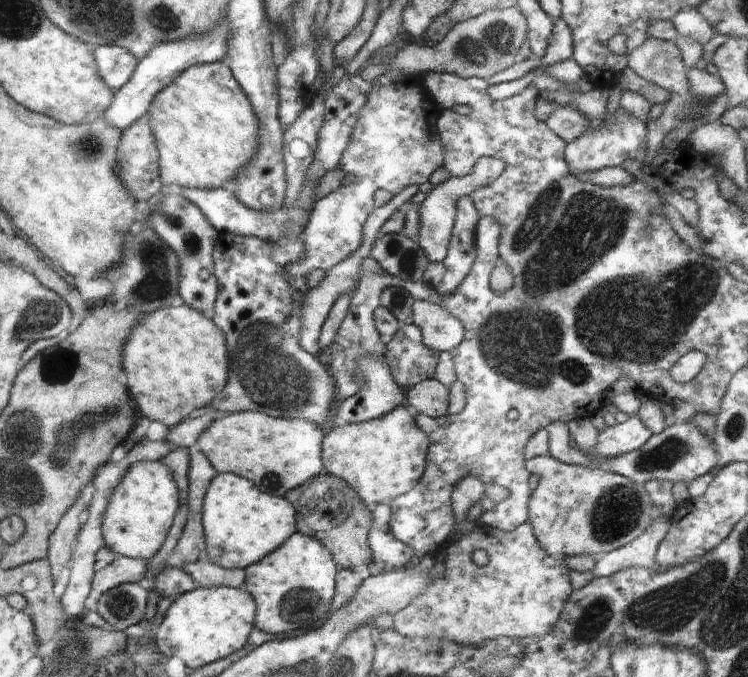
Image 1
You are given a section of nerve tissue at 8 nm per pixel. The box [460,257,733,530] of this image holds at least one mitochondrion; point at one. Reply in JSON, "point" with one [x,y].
{"point":[666,454]}

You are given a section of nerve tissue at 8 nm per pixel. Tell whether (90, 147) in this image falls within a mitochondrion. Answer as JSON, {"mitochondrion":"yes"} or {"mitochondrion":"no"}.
{"mitochondrion":"yes"}

